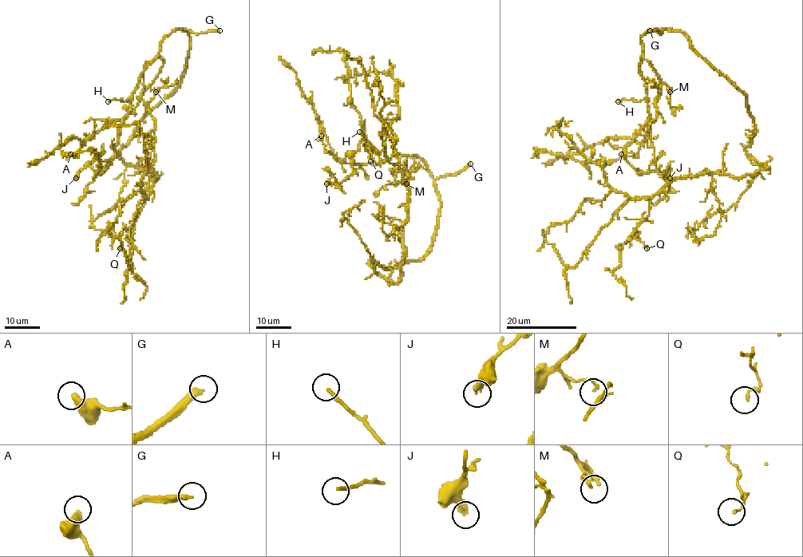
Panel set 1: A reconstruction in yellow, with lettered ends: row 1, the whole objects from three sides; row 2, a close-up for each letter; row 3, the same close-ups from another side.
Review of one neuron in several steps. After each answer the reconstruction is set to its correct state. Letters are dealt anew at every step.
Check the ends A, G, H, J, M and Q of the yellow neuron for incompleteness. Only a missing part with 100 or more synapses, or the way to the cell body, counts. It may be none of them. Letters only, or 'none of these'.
G

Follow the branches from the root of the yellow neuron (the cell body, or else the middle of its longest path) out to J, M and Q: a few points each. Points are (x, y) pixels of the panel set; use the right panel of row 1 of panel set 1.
J: (745, 105), (683, 33), (643, 34), (648, 121), (625, 158), (639, 172), (669, 166), (670, 178)
M: (745, 105), (745, 96), (692, 47), (683, 33), (669, 29), (650, 29), (641, 37), (642, 57), (670, 92)
Q: (745, 105), (754, 125), (745, 151), (769, 167), (740, 177), (671, 179), (633, 235), (646, 248)

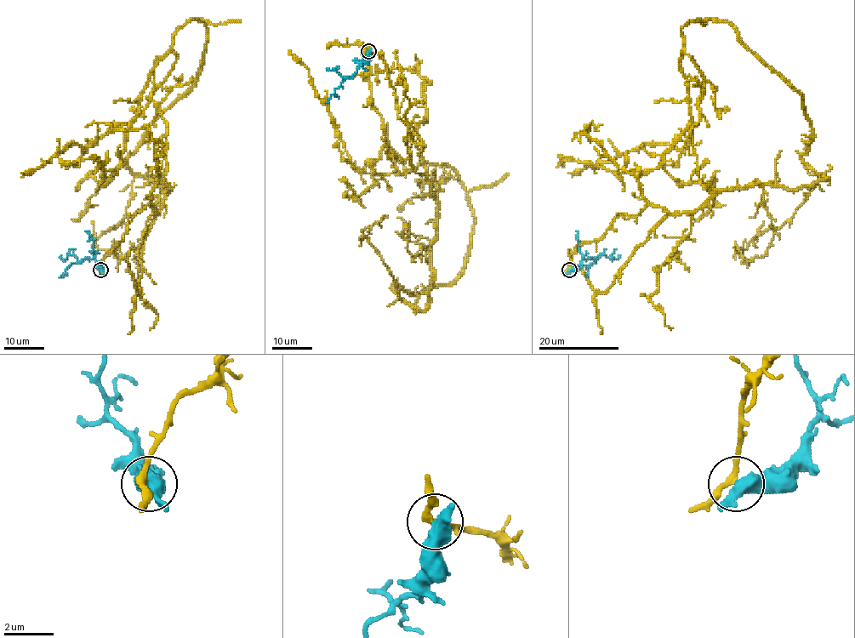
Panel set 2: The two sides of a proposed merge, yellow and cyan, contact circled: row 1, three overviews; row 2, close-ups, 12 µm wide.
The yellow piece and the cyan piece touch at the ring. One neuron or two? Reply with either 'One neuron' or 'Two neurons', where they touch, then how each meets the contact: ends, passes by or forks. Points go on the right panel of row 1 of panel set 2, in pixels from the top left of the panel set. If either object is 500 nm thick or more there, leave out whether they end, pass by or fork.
Two neurons. Place: (569, 270). At the ring yellow passes by. At the ring cyan passes by

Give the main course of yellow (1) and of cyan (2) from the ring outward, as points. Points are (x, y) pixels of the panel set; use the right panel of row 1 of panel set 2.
1: (568, 270), (621, 214), (828, 179), (803, 98), (708, 19), (681, 28), (690, 125), (658, 166), (565, 159)
2: (569, 270), (583, 259), (594, 258), (595, 262), (602, 253), (612, 260), (621, 257)

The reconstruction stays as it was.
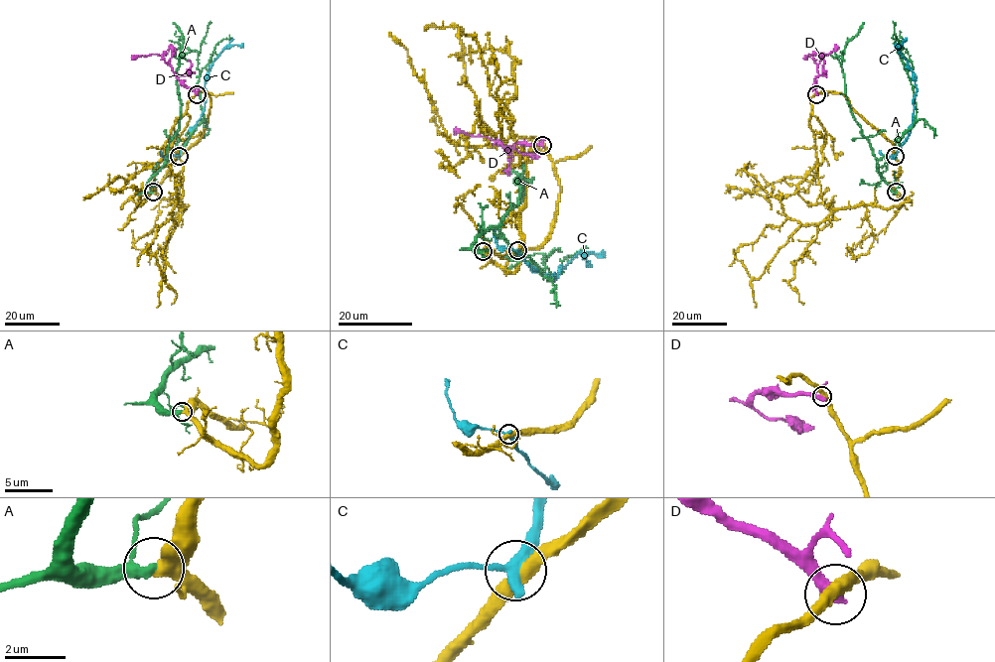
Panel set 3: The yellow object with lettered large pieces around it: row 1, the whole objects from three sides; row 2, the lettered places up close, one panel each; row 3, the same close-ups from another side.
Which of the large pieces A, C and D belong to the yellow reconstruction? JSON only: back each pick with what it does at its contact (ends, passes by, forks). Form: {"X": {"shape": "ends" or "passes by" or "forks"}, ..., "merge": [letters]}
{"A": {"shape": "passes by"}, "merge": ["A"]}

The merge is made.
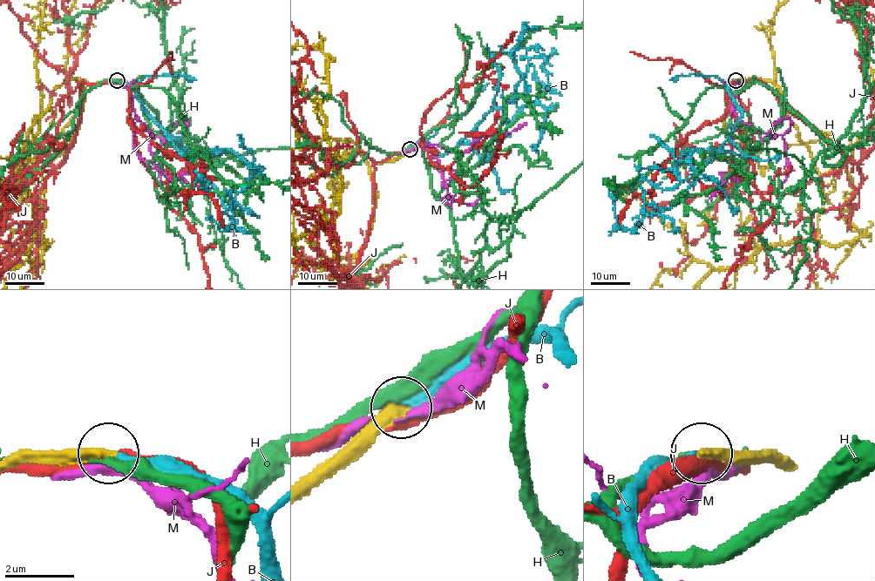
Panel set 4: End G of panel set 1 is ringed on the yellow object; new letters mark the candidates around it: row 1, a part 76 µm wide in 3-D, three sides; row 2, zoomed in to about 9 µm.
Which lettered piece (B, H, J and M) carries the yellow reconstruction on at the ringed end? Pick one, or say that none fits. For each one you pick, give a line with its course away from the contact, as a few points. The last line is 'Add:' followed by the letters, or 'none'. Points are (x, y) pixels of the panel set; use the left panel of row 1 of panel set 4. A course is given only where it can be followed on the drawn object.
B: it runs (117, 80), (134, 89), (220, 196), (226, 228), (231, 201), (246, 187)
Add: B

